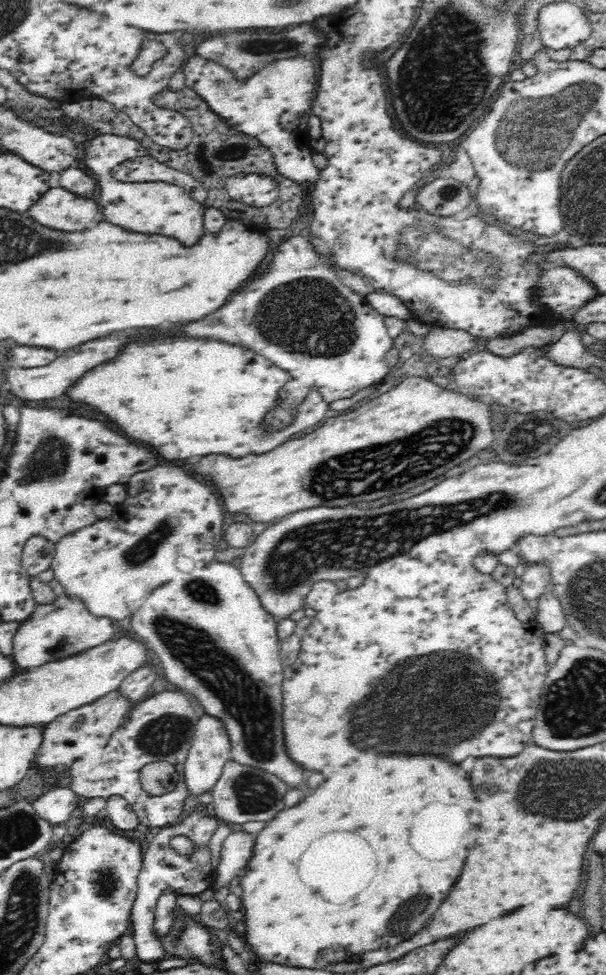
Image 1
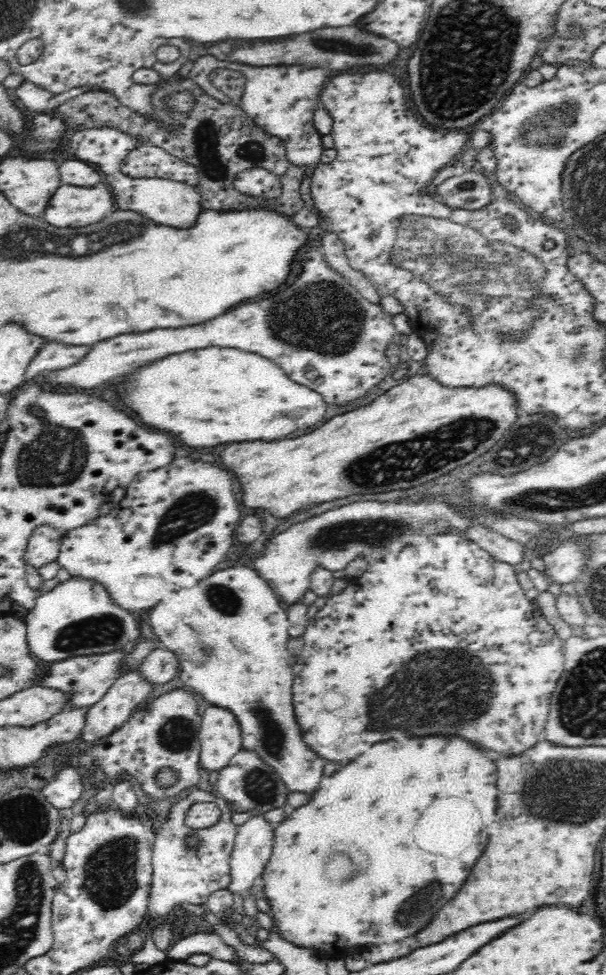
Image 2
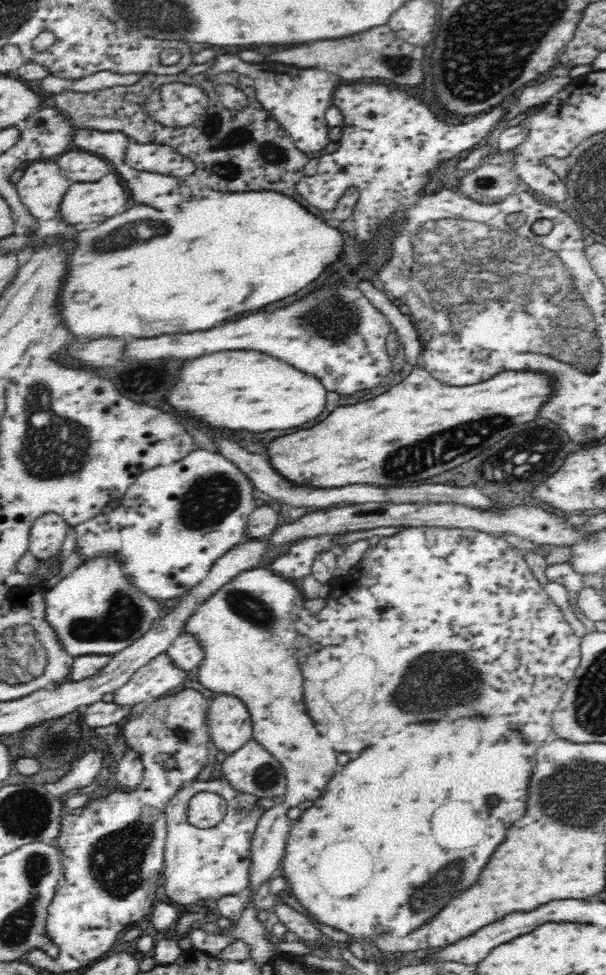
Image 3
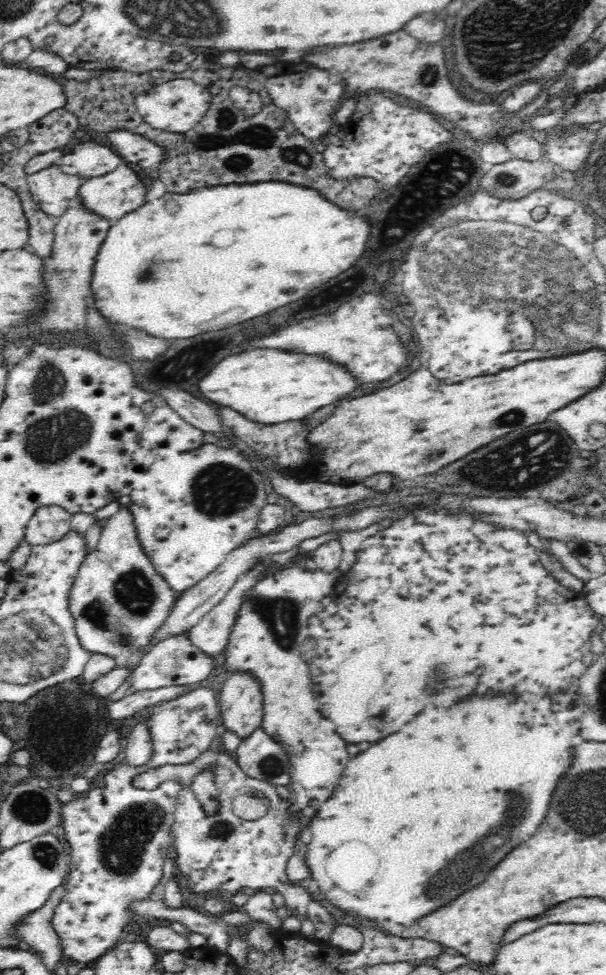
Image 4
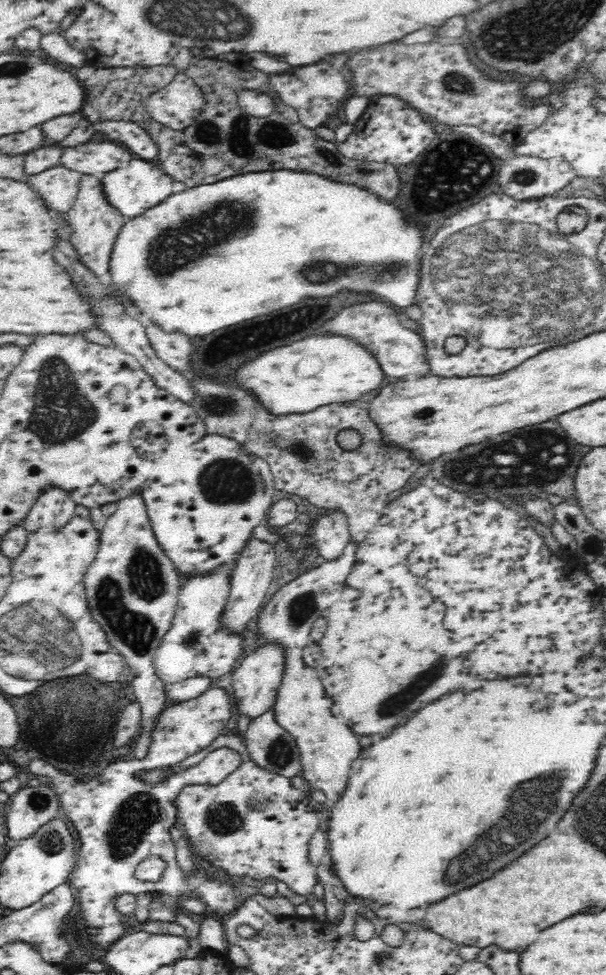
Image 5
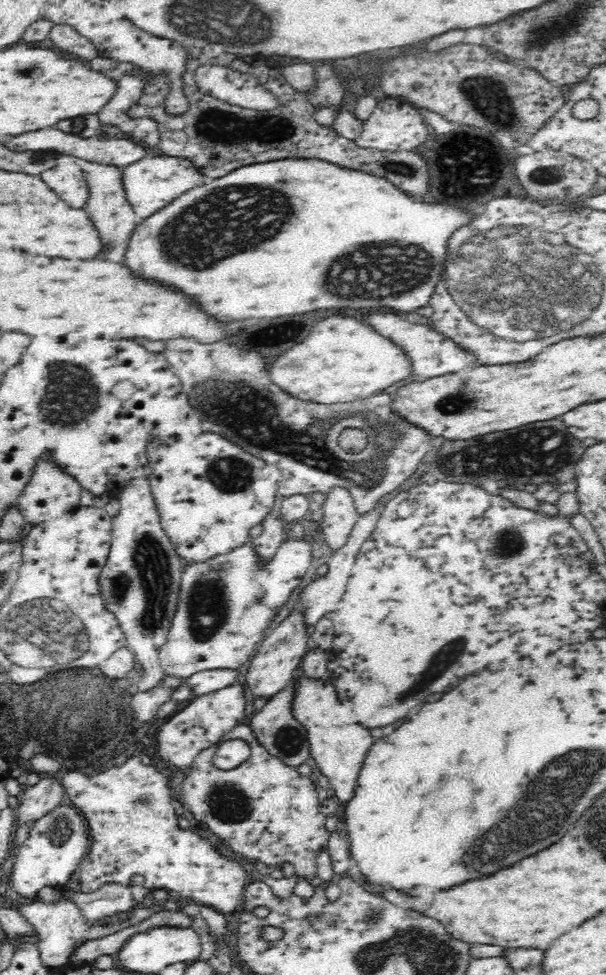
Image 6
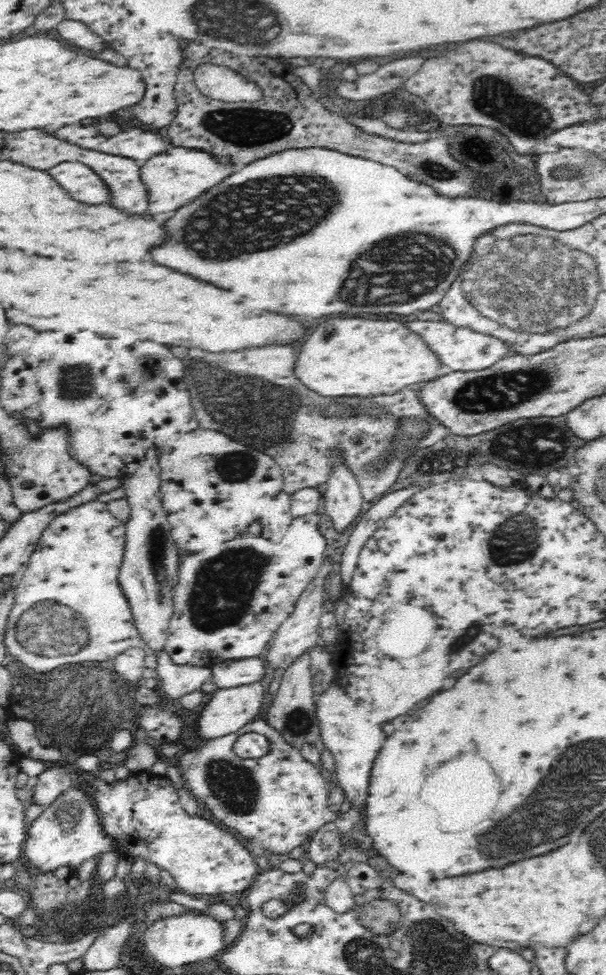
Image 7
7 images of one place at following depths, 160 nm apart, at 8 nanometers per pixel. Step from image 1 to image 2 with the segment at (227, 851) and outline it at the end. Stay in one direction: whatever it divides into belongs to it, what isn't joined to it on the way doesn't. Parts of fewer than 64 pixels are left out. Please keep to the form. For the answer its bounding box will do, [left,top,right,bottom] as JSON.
[230,816,277,898]

